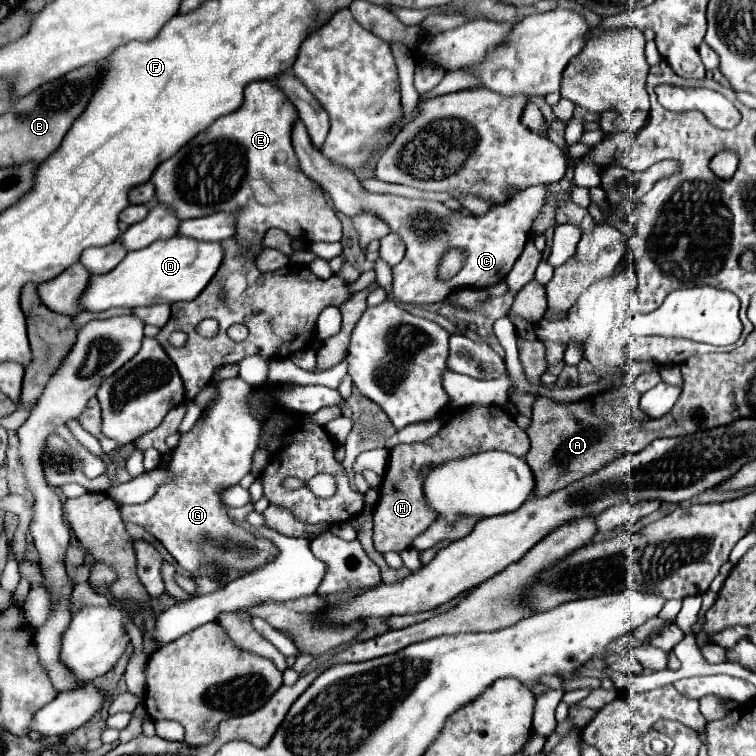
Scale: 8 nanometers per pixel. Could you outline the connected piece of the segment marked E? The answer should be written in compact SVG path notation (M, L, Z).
M270 80L248 84L242 108L218 118L208 130L200 132L170 160L162 162L154 170L150 180L156 186L156 200L172 206L180 220L200 218L214 212L236 212L236 238L244 252L254 252L254 256L248 256L250 260L256 260L264 250L262 238L270 228L280 228L292 240L300 242L338 242L342 238L342 226L336 212L324 200L322 188L300 172L290 140L296 118L296 106Z

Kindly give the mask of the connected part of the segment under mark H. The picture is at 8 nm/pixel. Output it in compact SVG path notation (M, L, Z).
M482 404L460 408L458 414L436 436L432 436L426 442L396 446L390 452L388 470L386 470L384 482L380 486L380 500L378 500L378 506L374 510L374 548L376 548L376 552L386 554L386 552L402 552L402 550L410 548L412 540L416 536L420 536L420 532L424 532L436 520L436 514L428 508L428 502L424 500L424 488L422 488L424 480L420 478L422 472L436 468L436 464L444 464L448 460L458 460L458 458L472 456L476 452L488 452L488 450L506 450L510 454L524 456L530 450L530 440L528 440L526 432L516 426L514 418L506 410L502 410L500 406L482 406Z

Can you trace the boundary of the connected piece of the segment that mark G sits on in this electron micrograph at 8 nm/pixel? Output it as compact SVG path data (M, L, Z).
M230 378L218 384L218 392L220 396L214 402L214 406L208 410L206 418L200 418L188 434L182 434L178 446L172 450L172 458L166 466L172 478L166 484L158 486L156 494L148 502L120 508L124 522L138 524L146 532L156 536L186 572L190 574L200 572L200 576L208 576L208 578L218 578L218 574L226 570L252 572L268 564L268 560L276 558L276 546L270 540L236 526L234 518L230 518L226 512L226 504L222 502L222 492L236 486L250 472L252 454L258 448L260 420L250 414L248 410L250 406L246 402L252 392L252 386L248 386L242 378Z

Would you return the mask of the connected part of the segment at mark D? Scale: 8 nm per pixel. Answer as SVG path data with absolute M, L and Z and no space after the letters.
M176 234L168 240L158 240L144 250L128 252L112 272L92 276L92 282L86 288L82 296L84 300L80 300L80 304L88 312L104 312L115 307L134 308L191 301L206 288L206 284L220 268L222 260L224 248L220 242L202 242Z

